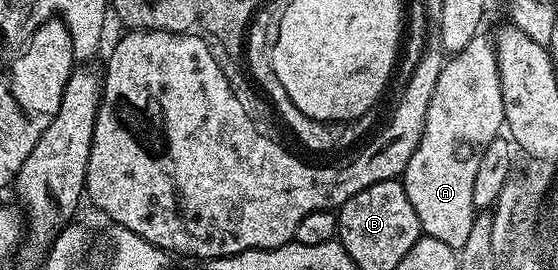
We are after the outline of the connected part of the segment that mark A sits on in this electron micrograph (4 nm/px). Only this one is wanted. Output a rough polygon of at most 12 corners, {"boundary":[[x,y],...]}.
{"boundary":[[495,42],[444,63],[401,177],[422,235],[456,250],[504,128]]}

